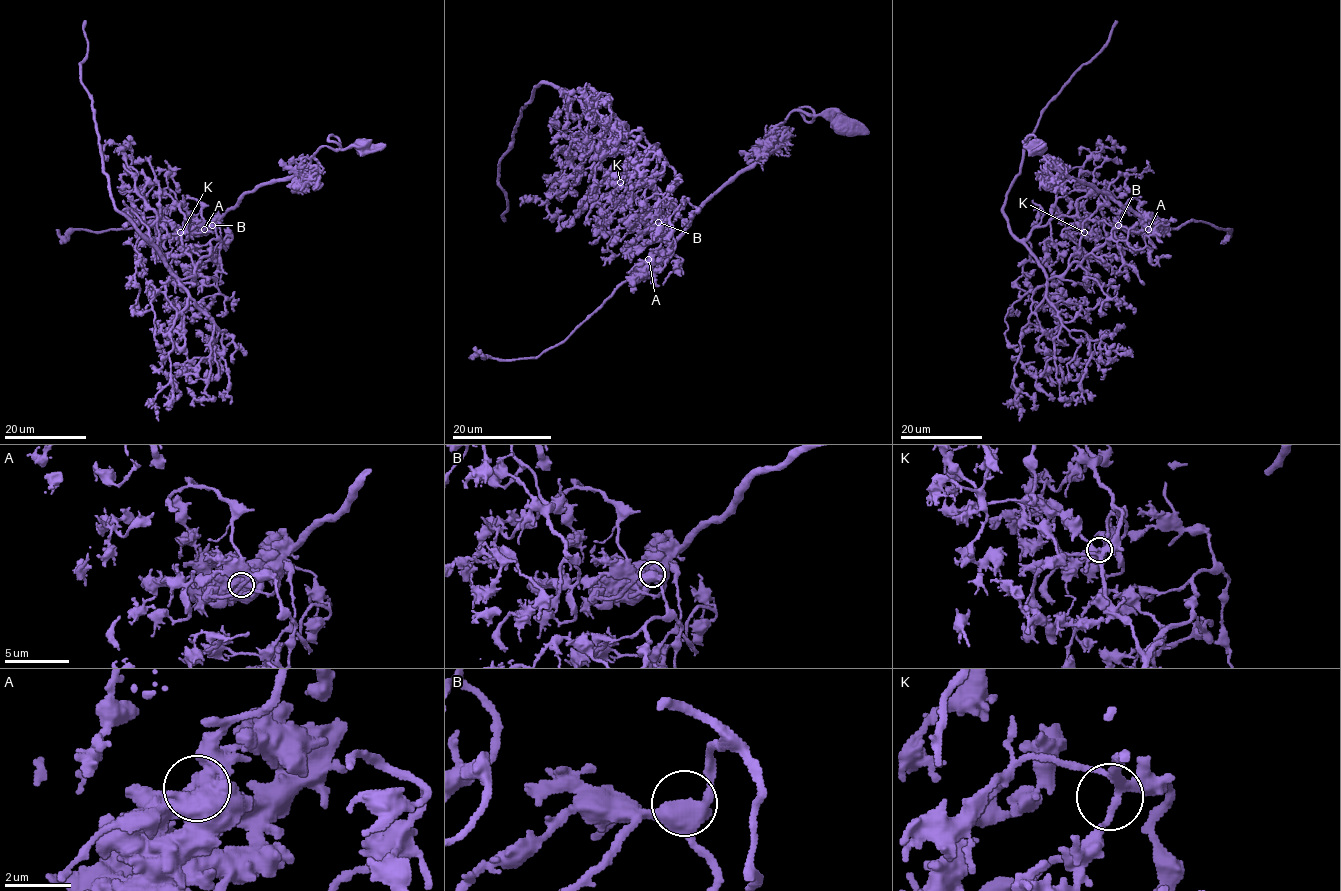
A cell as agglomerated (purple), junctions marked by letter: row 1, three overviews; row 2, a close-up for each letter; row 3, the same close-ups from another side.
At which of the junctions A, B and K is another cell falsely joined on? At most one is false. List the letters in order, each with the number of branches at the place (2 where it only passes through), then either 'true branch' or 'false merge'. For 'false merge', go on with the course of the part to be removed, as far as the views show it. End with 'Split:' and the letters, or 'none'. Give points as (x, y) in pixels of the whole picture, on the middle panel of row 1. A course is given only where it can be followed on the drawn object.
A: 4 branches meet; false merge; foreign part runs (648, 259), (660, 259), (689, 219), (752, 165), (793, 111), (822, 115), (839, 131), (868, 133)
B: 3 branches meet; true branch
K: 4 branches meet; true branch
Split: A

